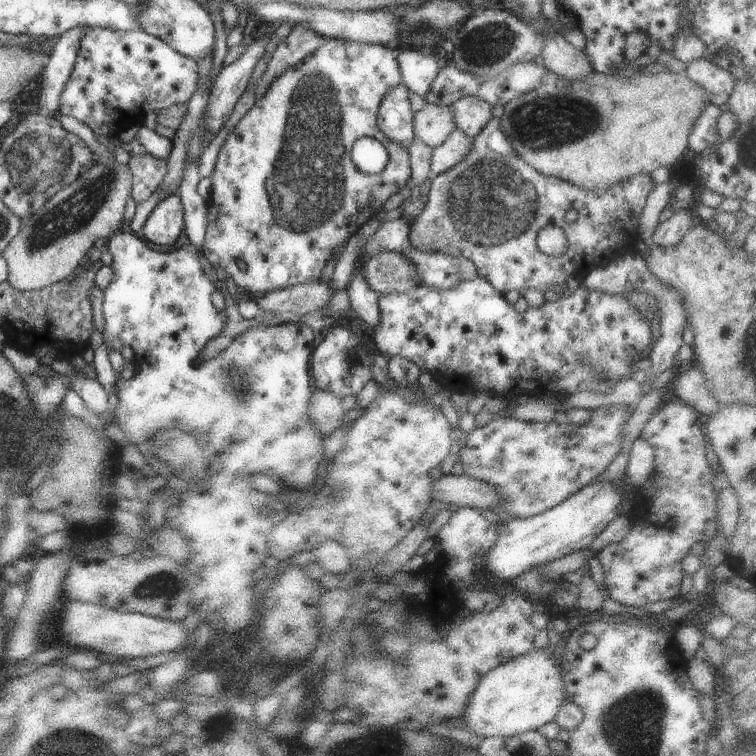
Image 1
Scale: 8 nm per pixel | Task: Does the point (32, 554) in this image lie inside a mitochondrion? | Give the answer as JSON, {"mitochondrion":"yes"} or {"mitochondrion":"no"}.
{"mitochondrion":"no"}

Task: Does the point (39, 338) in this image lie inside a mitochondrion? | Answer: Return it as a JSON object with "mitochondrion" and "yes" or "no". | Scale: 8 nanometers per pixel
{"mitochondrion":"no"}

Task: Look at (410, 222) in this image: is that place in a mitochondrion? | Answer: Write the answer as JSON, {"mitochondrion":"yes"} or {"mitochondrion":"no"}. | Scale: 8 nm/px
{"mitochondrion":"no"}

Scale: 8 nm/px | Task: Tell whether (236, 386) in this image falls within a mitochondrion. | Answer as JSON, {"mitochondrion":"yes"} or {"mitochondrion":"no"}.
{"mitochondrion":"yes"}

